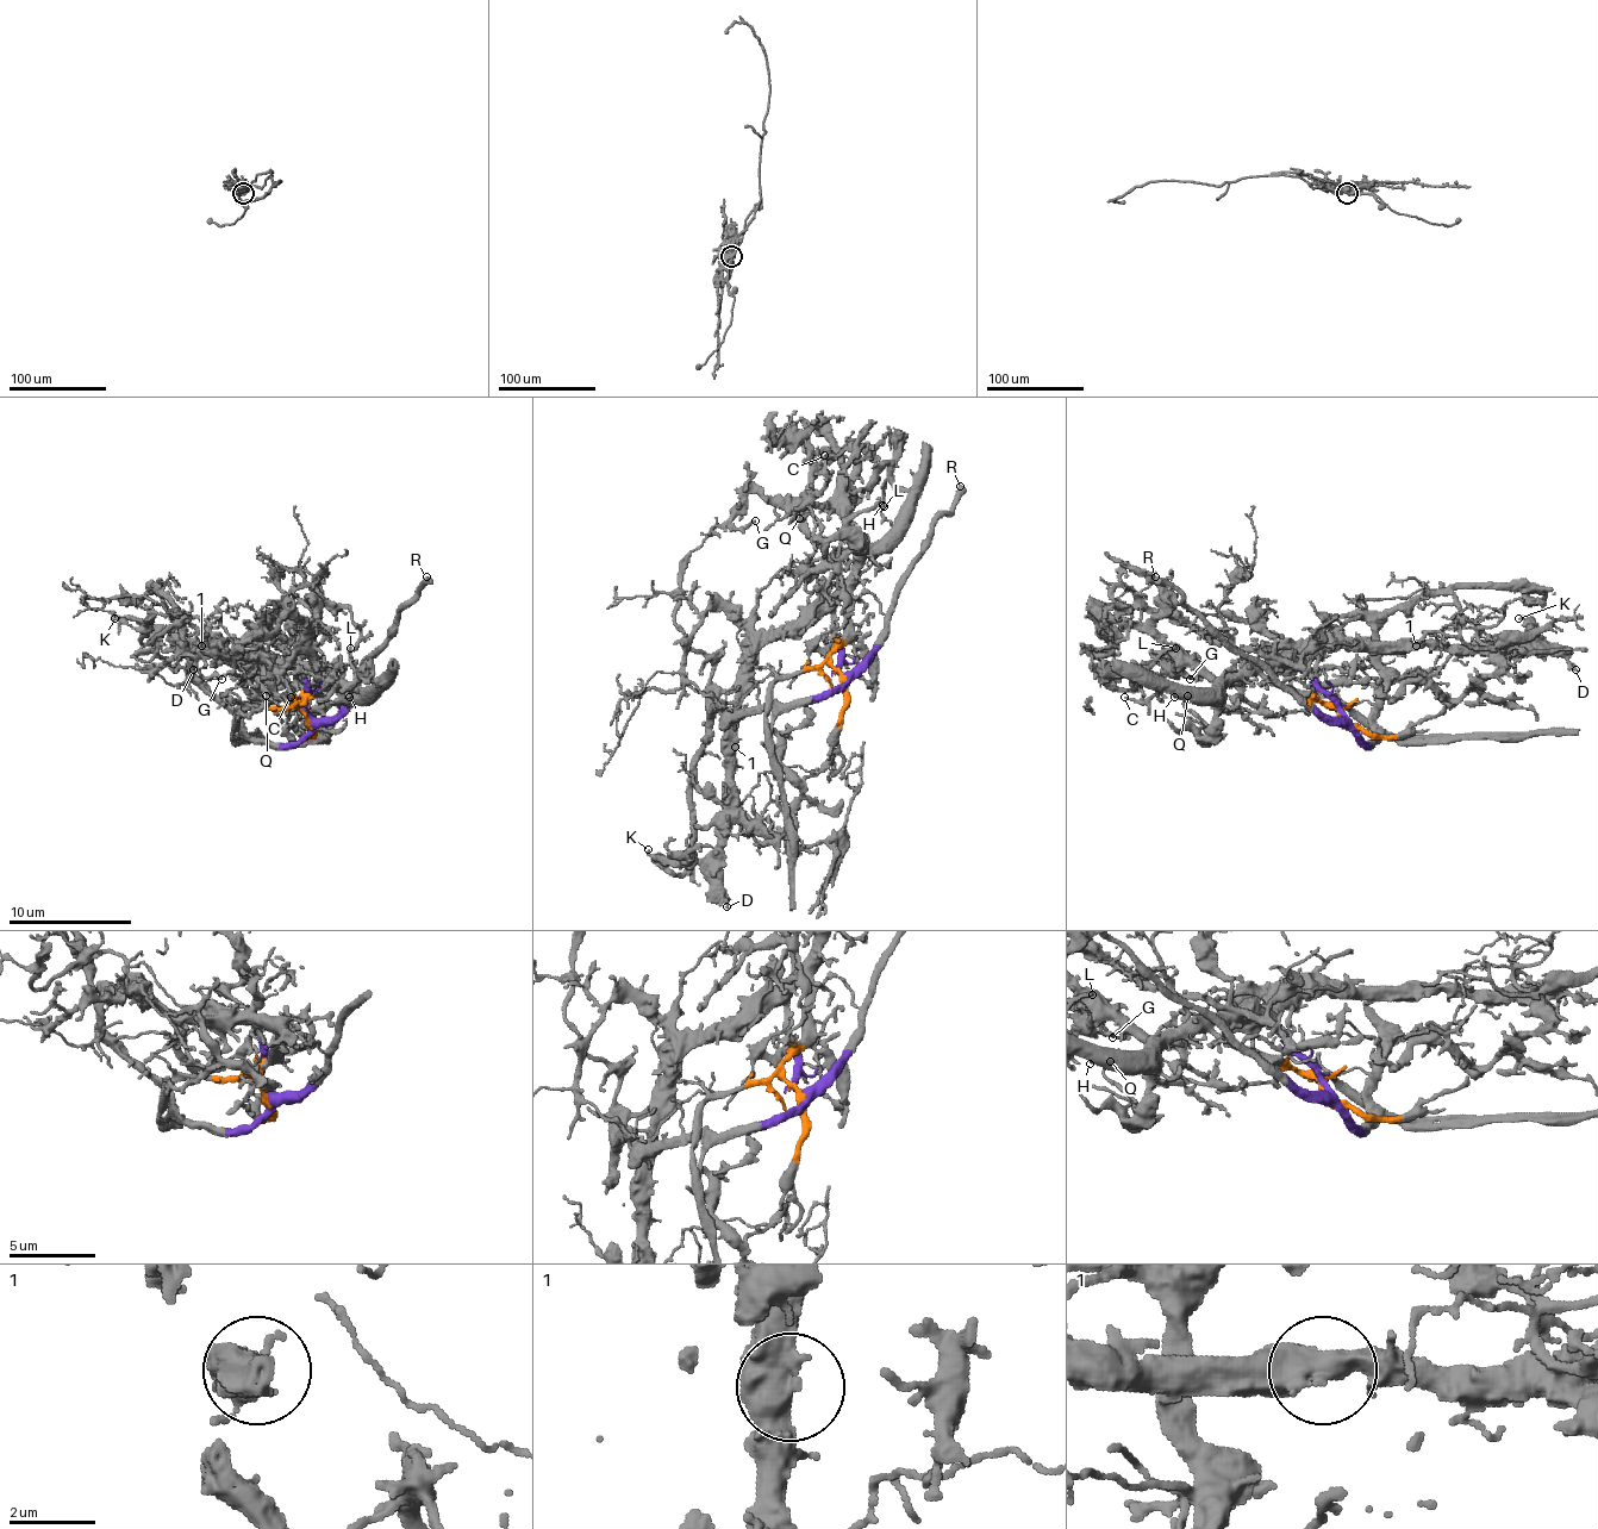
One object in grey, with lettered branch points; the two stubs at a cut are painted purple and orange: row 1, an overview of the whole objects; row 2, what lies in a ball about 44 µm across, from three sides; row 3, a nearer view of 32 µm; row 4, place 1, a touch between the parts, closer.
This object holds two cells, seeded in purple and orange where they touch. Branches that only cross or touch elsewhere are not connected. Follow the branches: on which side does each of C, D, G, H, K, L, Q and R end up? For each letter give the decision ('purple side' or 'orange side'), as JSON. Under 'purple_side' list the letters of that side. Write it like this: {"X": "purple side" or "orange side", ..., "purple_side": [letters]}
{"C": "orange side", "D": "orange side", "G": "orange side", "H": "orange side", "K": "orange side", "L": "orange side", "Q": "orange side", "R": "purple side", "purple_side": ["R"]}

